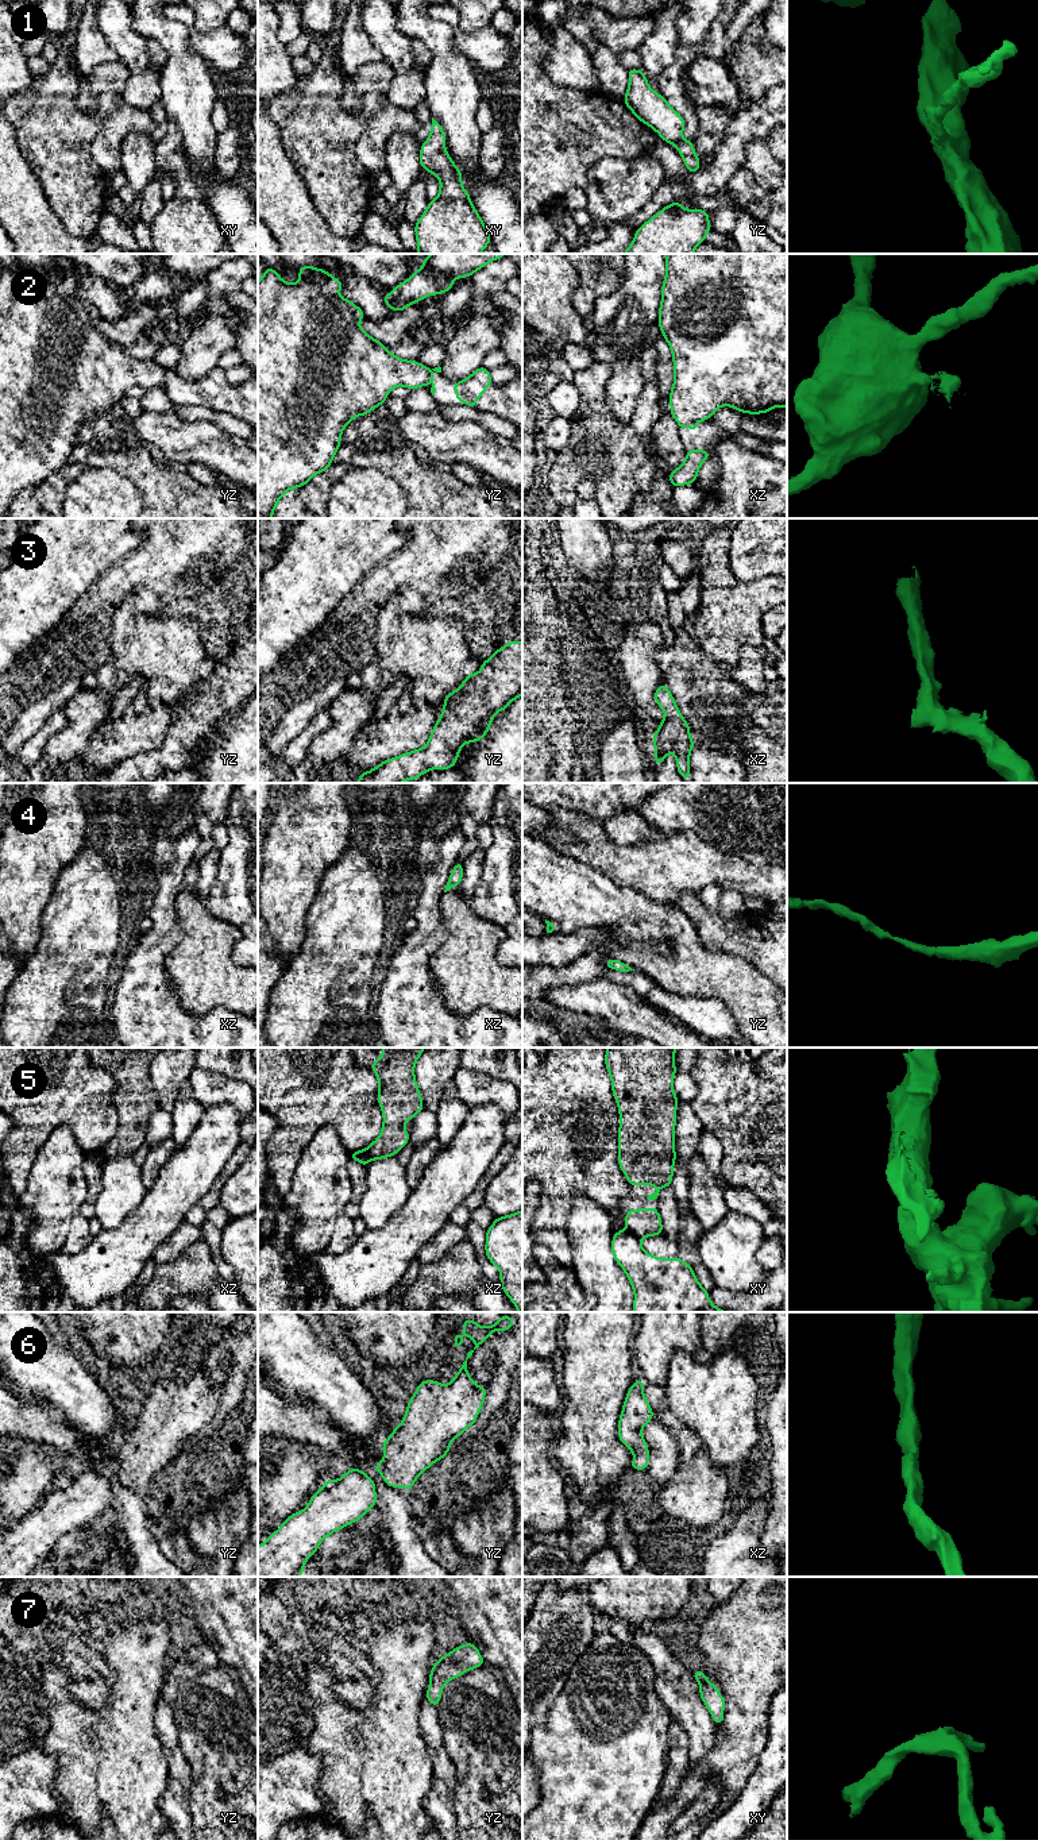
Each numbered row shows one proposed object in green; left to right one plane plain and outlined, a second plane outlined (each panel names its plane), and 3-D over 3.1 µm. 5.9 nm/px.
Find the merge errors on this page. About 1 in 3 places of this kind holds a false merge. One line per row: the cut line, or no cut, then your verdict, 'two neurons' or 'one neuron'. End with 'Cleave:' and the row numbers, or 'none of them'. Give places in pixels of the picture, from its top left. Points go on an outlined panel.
1: no cut; one neuron
2: cut in yz along (431, 374), (428, 378); two neurons
3: no cut; one neuron
4: no cut; one neuron
5: cut in xy along (626, 1227), (640, 1239); two neurons
6: no cut; one neuron
7: no cut; one neuron
Cleave: 2, 5

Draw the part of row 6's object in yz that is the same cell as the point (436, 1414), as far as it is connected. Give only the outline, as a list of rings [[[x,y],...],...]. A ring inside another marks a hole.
[[[499,1316],[495,1324],[481,1327],[475,1320],[466,1319],[463,1332],[474,1341],[475,1347],[467,1353],[460,1370],[454,1380],[443,1385],[439,1381],[425,1380],[418,1384],[414,1395],[408,1401],[408,1409],[402,1423],[394,1428],[389,1438],[383,1442],[383,1461],[374,1463],[375,1470],[383,1477],[387,1486],[410,1490],[414,1481],[435,1462],[444,1458],[452,1440],[460,1436],[470,1426],[476,1422],[481,1408],[485,1403],[487,1388],[479,1386],[470,1377],[467,1370],[467,1359],[472,1355],[490,1334],[497,1330],[509,1331],[513,1327],[513,1316]]]

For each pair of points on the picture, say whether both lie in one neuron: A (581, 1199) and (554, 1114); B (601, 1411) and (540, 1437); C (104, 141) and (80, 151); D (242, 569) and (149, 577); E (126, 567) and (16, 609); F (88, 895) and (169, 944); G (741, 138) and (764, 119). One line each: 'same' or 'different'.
A: different
B: different
C: different
D: same
E: different
F: different
G: same

